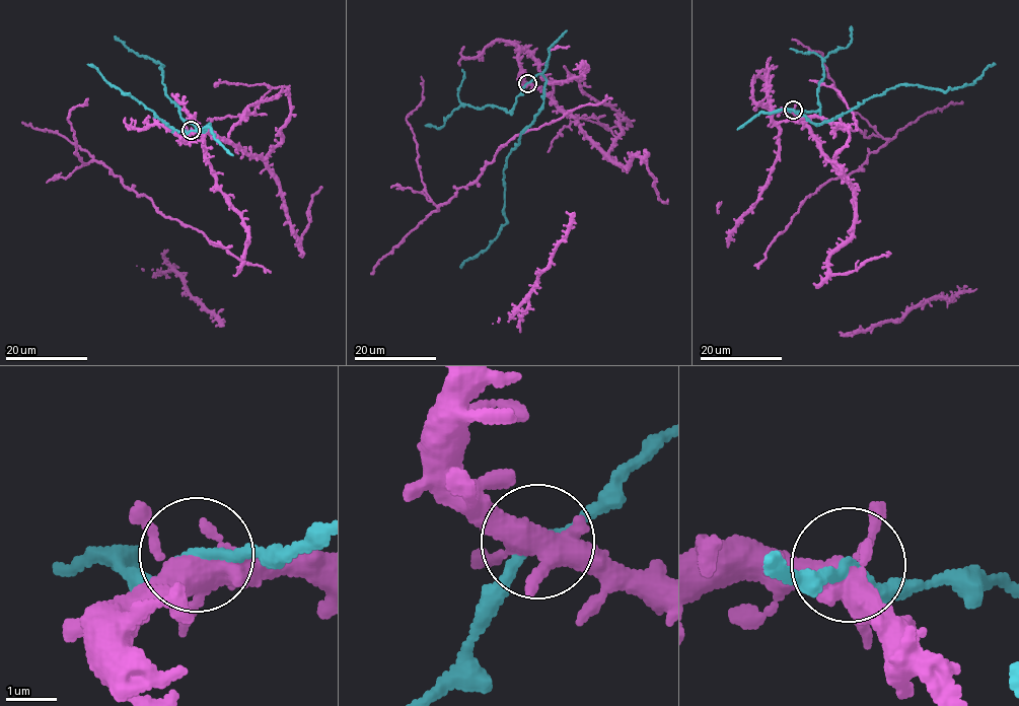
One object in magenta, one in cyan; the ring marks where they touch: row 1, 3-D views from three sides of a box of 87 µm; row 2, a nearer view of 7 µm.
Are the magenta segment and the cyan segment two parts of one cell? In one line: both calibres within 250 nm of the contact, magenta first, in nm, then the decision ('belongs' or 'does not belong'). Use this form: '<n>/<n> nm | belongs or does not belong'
440/180 nm | belongs

